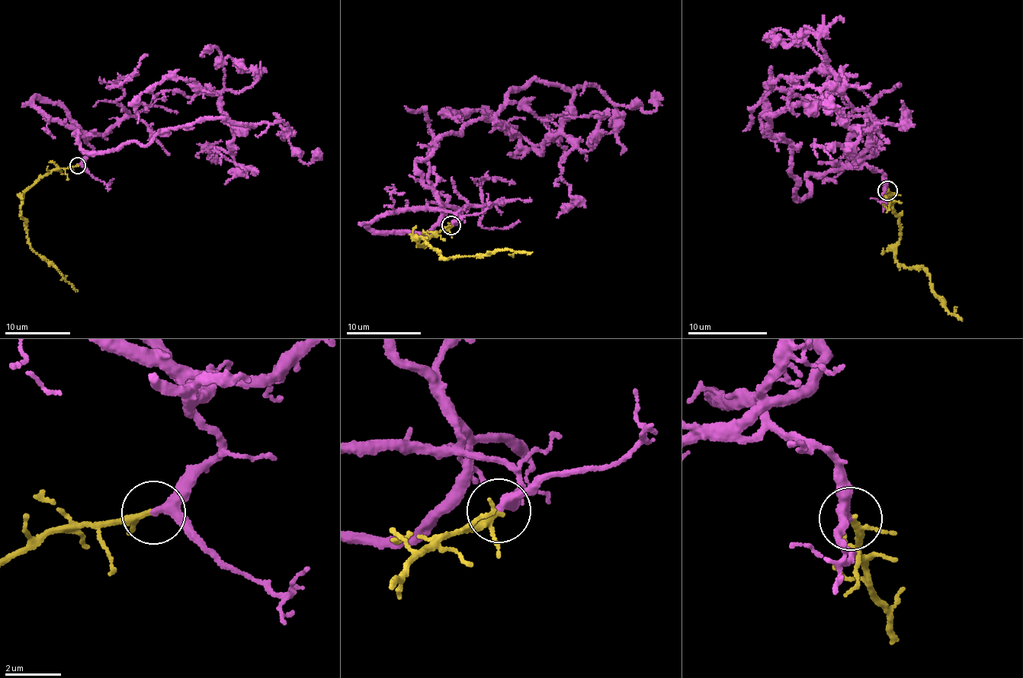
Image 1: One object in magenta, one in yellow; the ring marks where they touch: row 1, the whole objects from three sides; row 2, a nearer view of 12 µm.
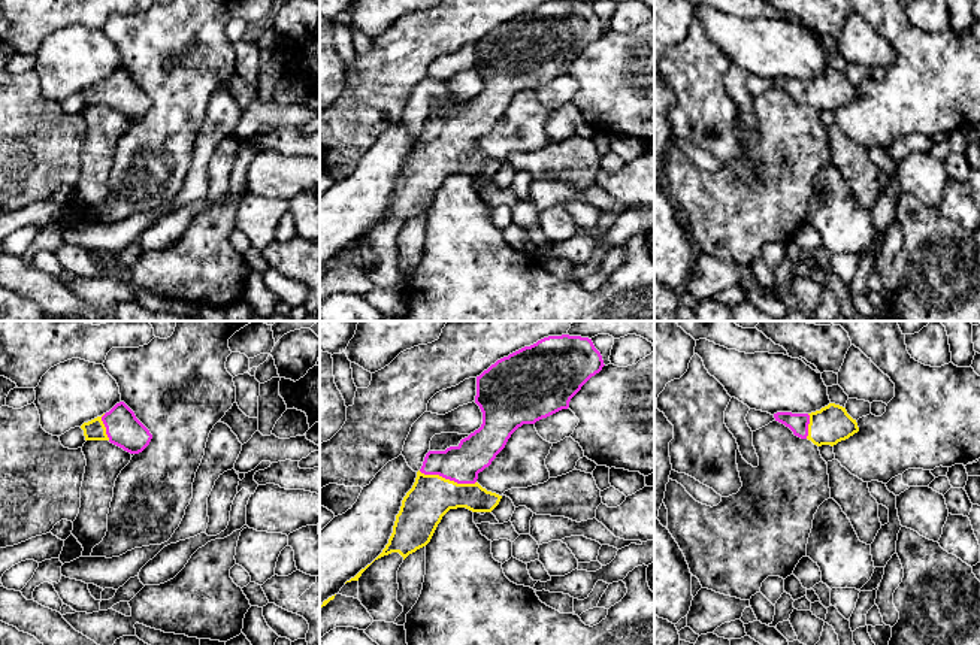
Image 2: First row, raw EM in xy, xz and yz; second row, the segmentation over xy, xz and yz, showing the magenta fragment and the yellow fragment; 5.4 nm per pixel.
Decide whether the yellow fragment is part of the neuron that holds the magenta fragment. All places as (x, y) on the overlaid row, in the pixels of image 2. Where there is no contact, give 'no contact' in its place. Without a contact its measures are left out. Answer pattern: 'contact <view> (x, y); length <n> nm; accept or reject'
contact xz (447, 478); length 320 nm; accept

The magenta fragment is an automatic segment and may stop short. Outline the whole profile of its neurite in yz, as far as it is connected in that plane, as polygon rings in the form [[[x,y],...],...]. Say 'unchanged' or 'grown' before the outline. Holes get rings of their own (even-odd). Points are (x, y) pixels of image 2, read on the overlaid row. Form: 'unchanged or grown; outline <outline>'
grown; outline [[[835,403],[811,414],[777,412],[774,418],[789,427],[795,436],[808,439],[817,446],[834,446],[859,431],[856,420],[846,408]]]

